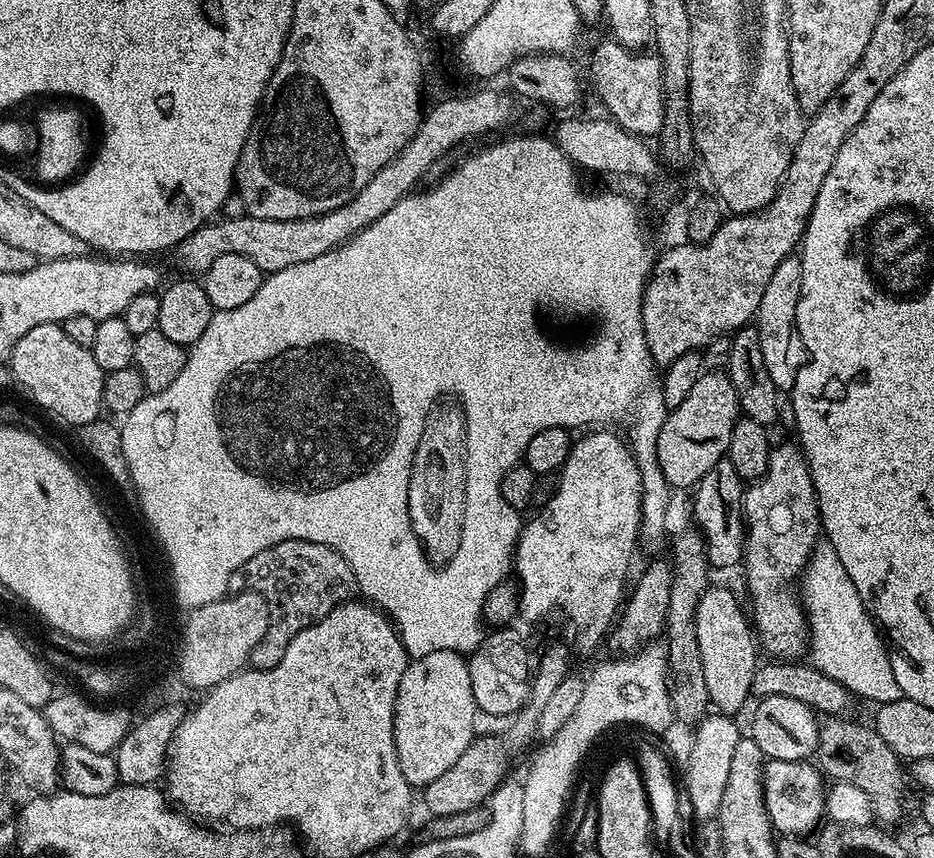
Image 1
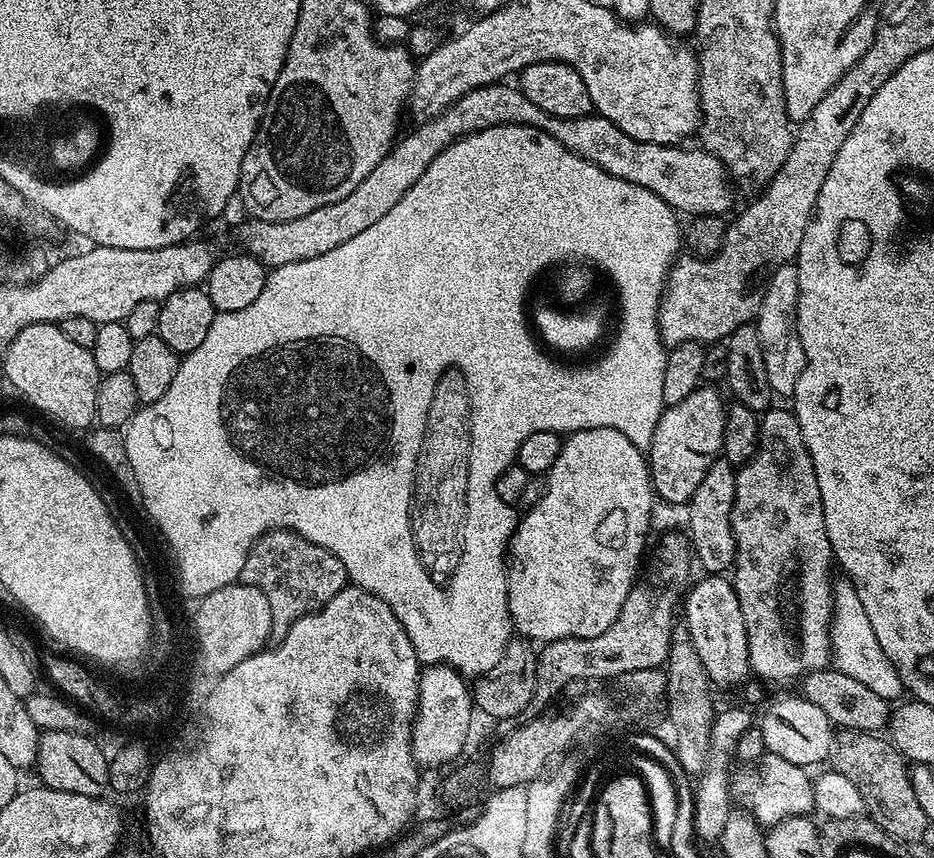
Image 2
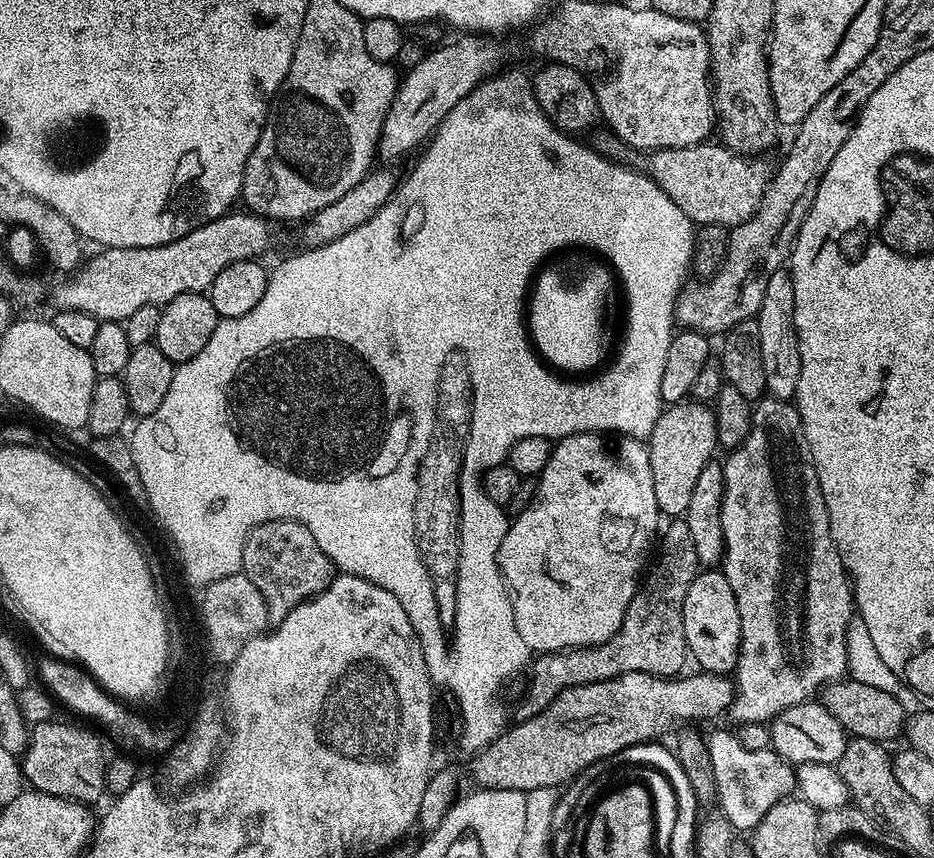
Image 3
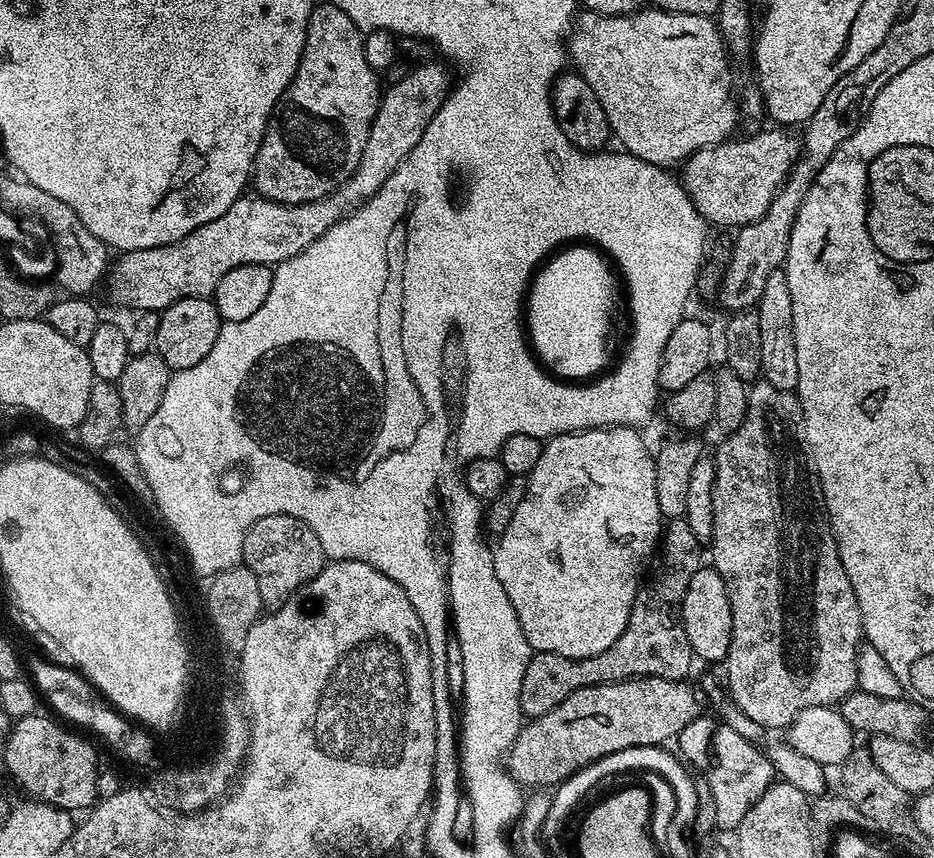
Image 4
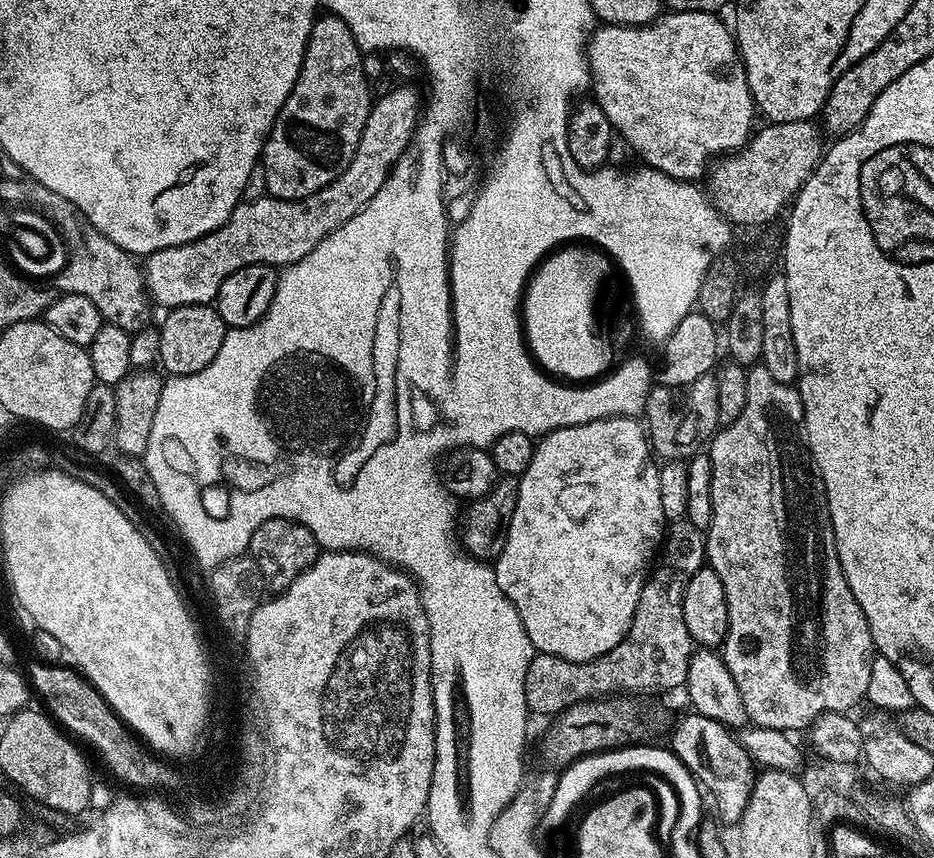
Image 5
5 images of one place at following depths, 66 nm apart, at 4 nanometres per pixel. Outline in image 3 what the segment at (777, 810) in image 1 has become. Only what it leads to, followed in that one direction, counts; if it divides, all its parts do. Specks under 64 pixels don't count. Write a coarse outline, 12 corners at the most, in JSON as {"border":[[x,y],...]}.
{"border":[[735,731],[706,736],[719,815],[751,830],[796,792],[796,770]]}

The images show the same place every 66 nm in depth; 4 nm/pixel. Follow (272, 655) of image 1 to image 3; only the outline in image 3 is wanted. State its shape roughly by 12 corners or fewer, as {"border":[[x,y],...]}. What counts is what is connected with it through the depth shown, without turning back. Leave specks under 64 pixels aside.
{"border":[[271,520],[244,543],[242,571],[272,626],[334,578],[302,522]]}

